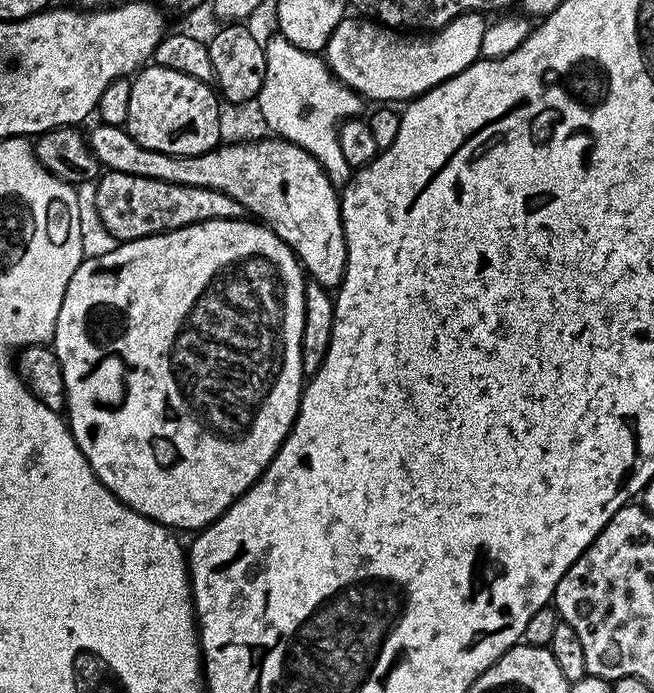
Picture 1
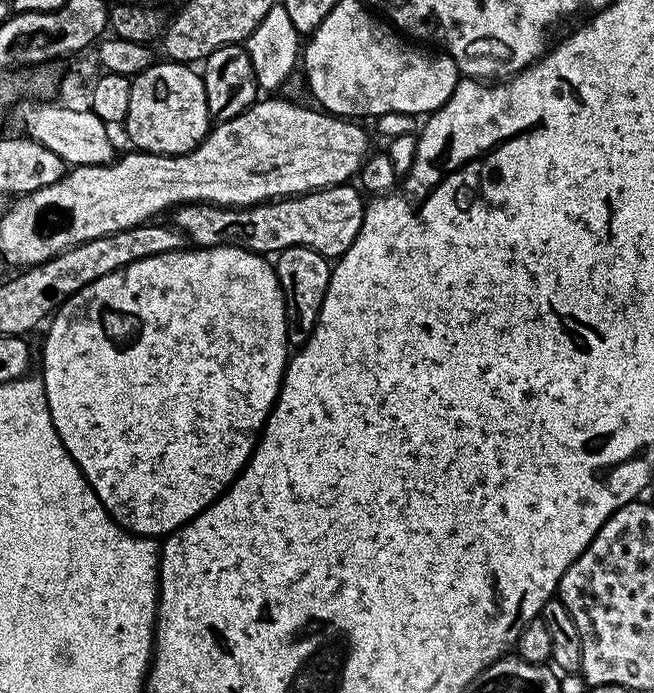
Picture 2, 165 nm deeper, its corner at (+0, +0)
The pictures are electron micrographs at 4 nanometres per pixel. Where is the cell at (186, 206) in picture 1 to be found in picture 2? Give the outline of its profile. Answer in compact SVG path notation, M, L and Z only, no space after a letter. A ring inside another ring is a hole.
M347 183L322 188L319 192L305 192L303 196L254 204L251 208L182 204L175 209L174 224L198 248L230 244L233 248L261 254L279 254L288 248L312 248L323 256L339 258L351 246L354 238L358 238L365 203L361 189Z

